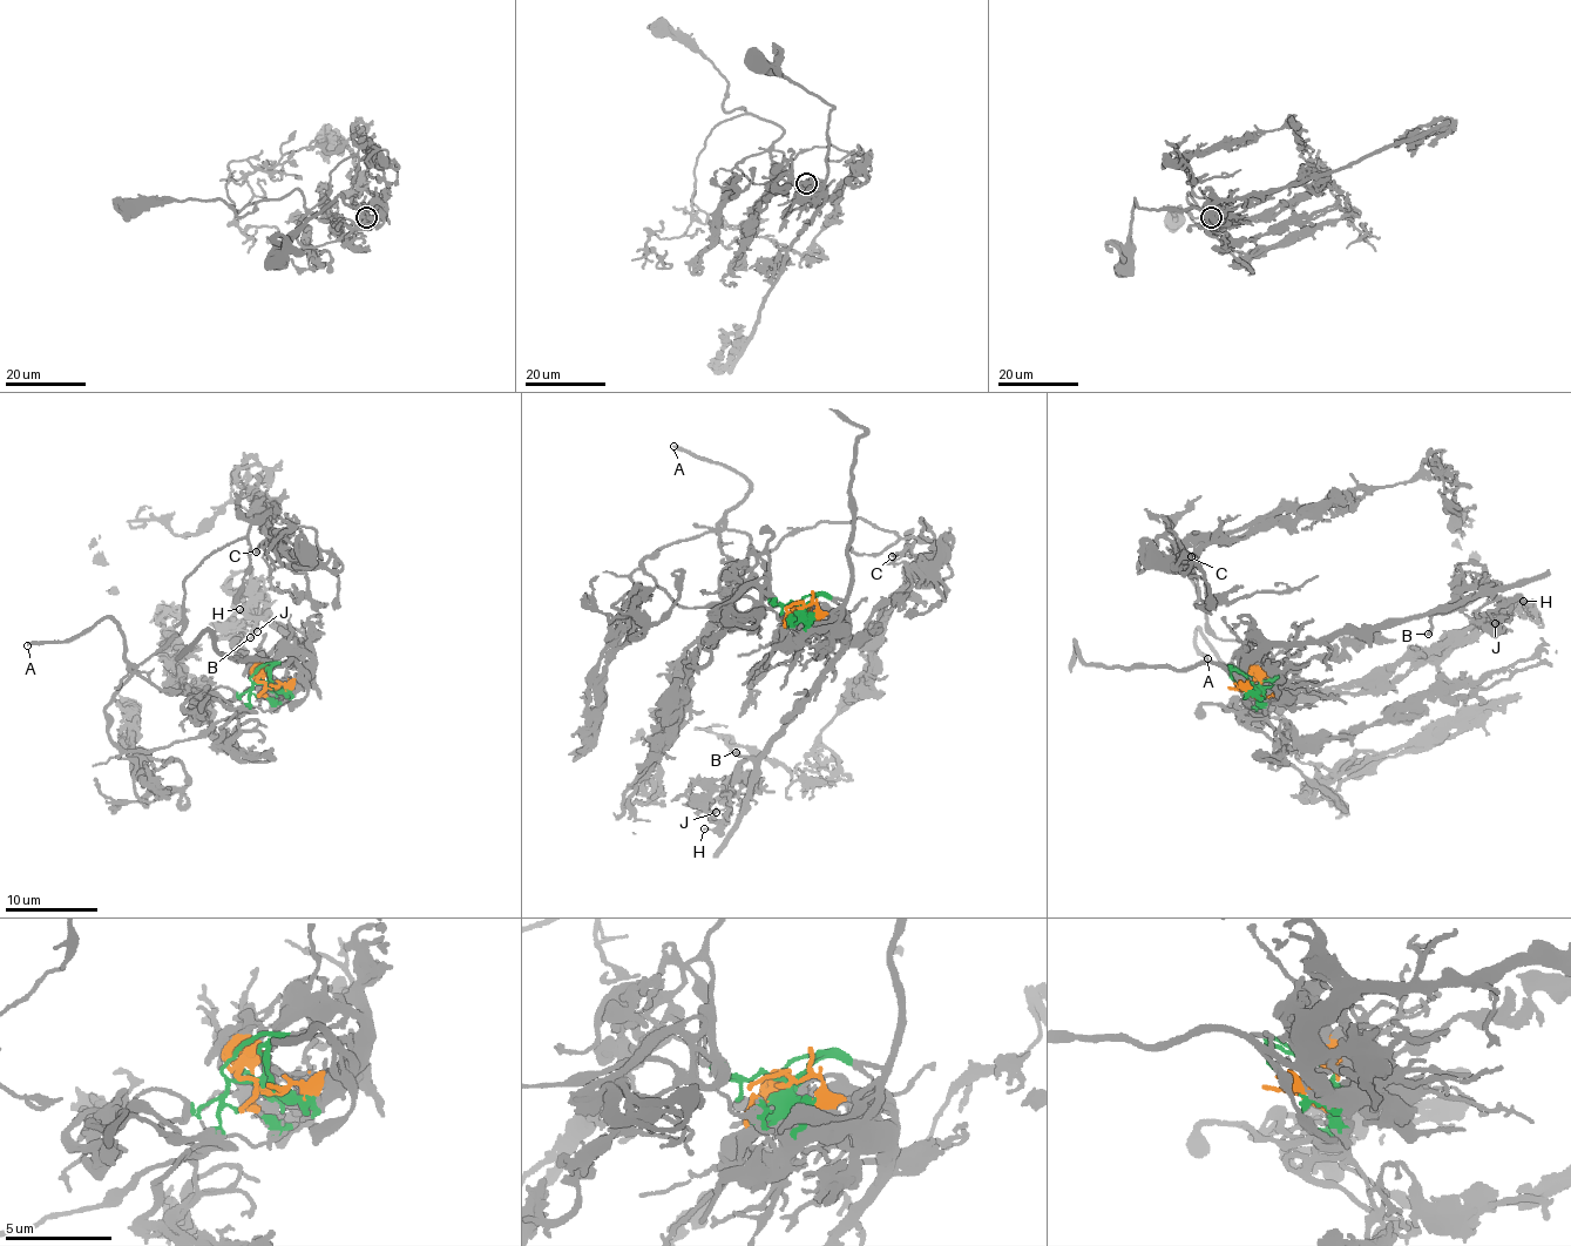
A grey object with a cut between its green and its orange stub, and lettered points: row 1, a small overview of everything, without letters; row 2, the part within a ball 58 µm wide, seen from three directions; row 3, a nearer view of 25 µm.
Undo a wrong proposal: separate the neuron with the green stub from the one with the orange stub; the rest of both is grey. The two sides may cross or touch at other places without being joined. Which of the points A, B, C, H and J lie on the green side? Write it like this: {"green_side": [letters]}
{"green_side": ["A", "C"]}

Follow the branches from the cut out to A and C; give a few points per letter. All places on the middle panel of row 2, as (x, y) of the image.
A: (801, 605), (732, 596), (684, 609), (645, 569), (643, 559), (710, 529), (750, 489), (711, 460), (672, 447)
C: (801, 605), (684, 609), (643, 559), (722, 529), (762, 554), (857, 517), (936, 546), (892, 556)

